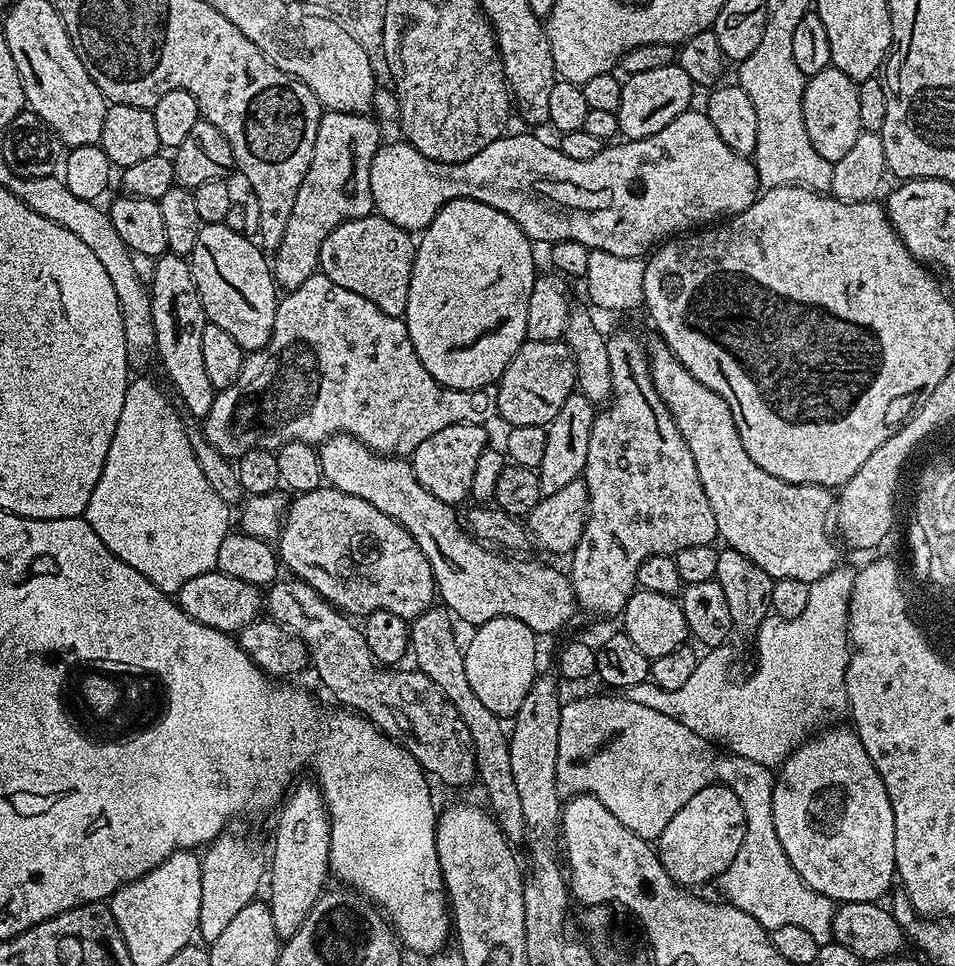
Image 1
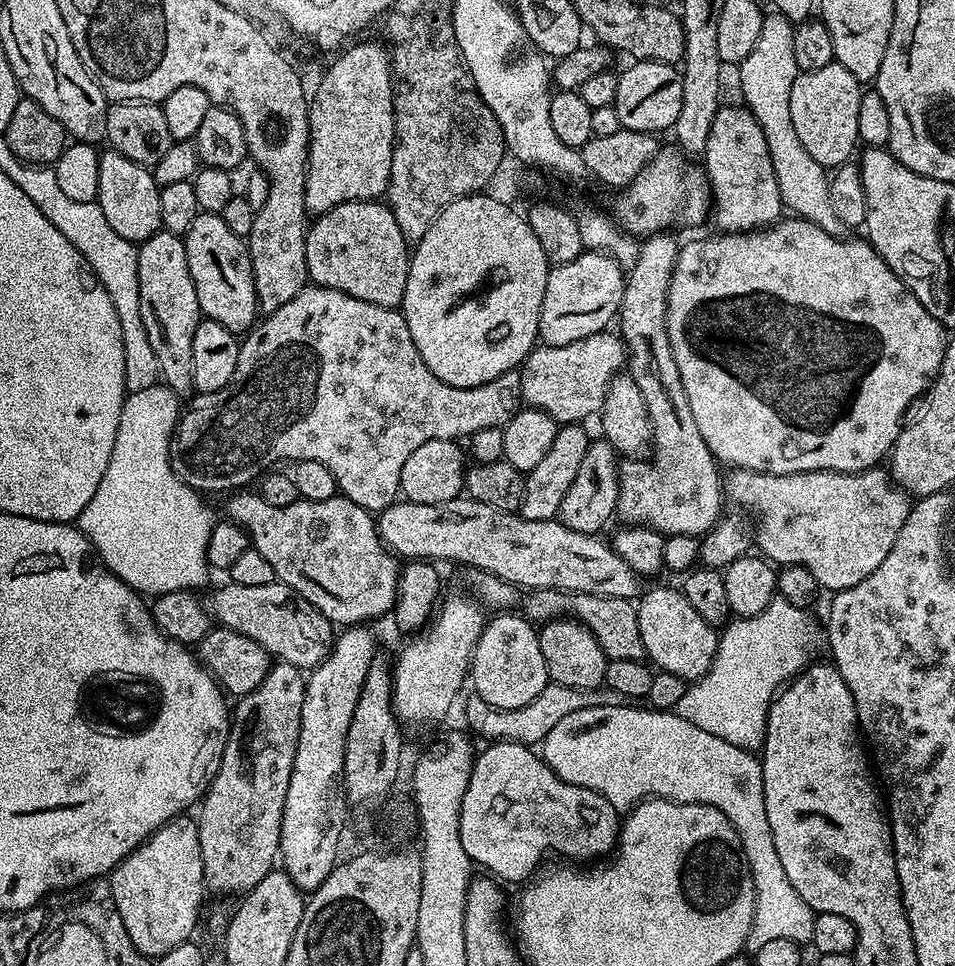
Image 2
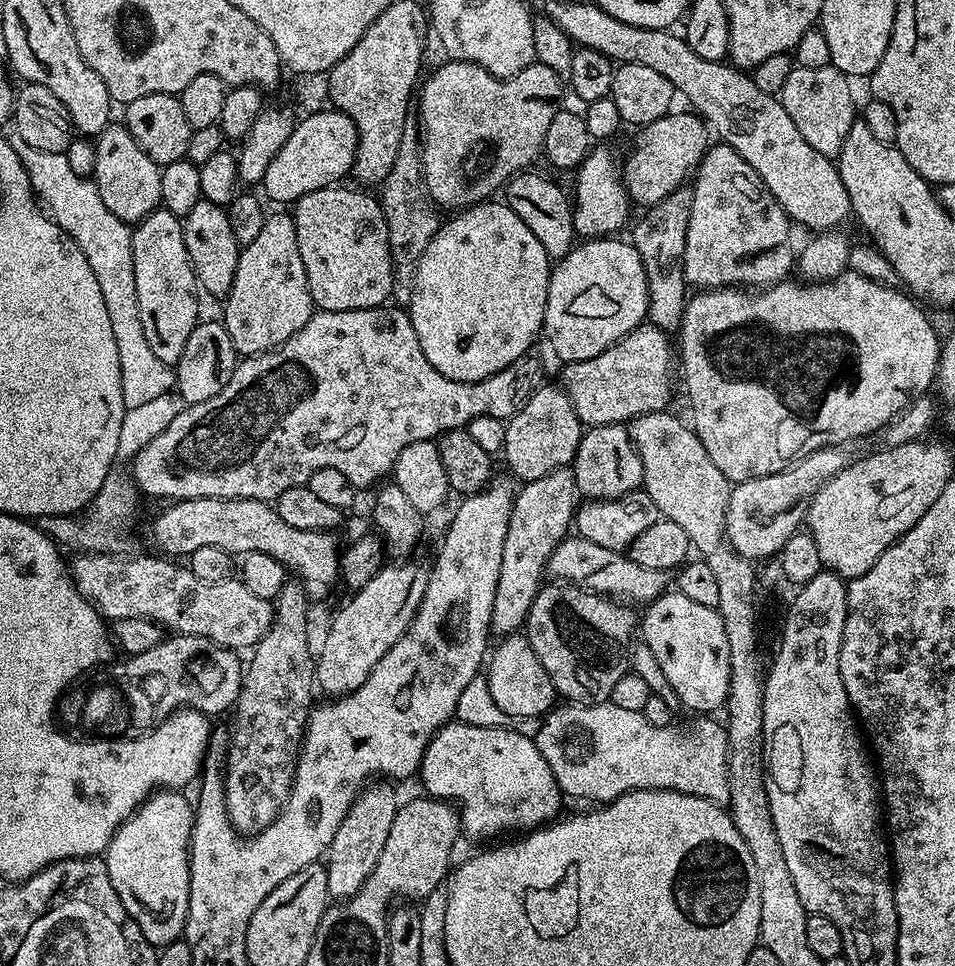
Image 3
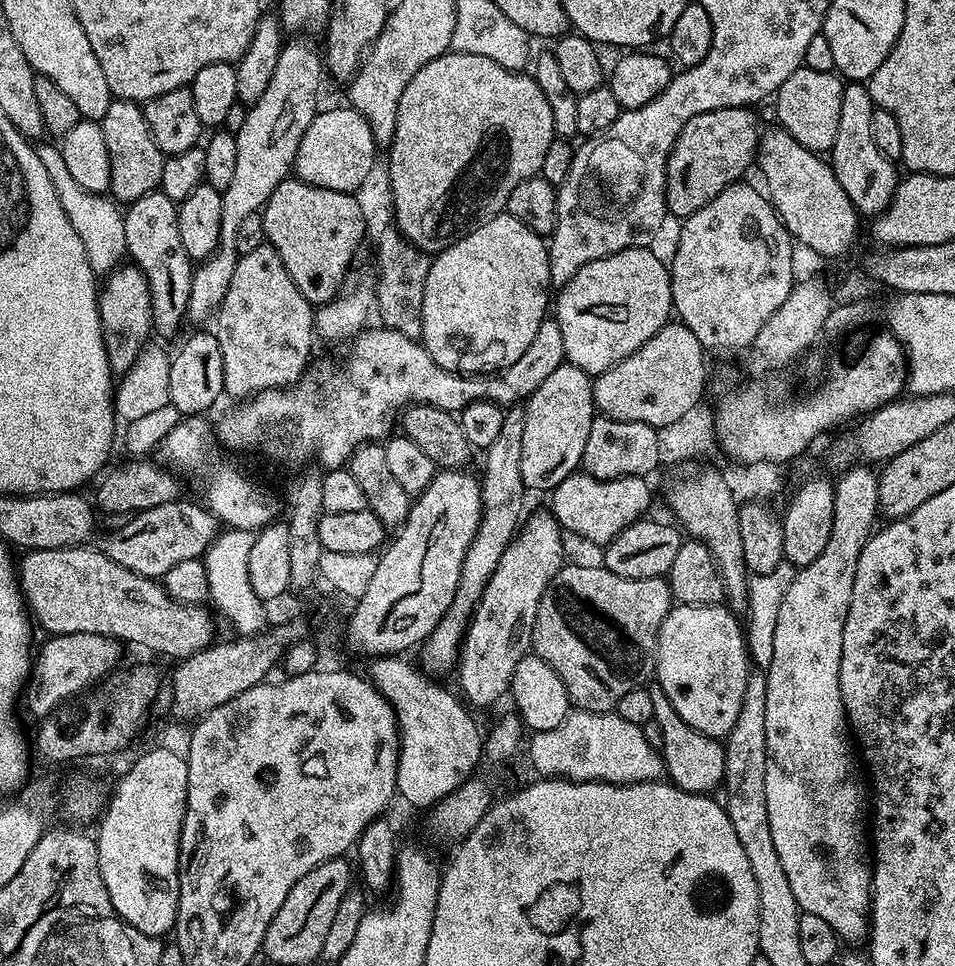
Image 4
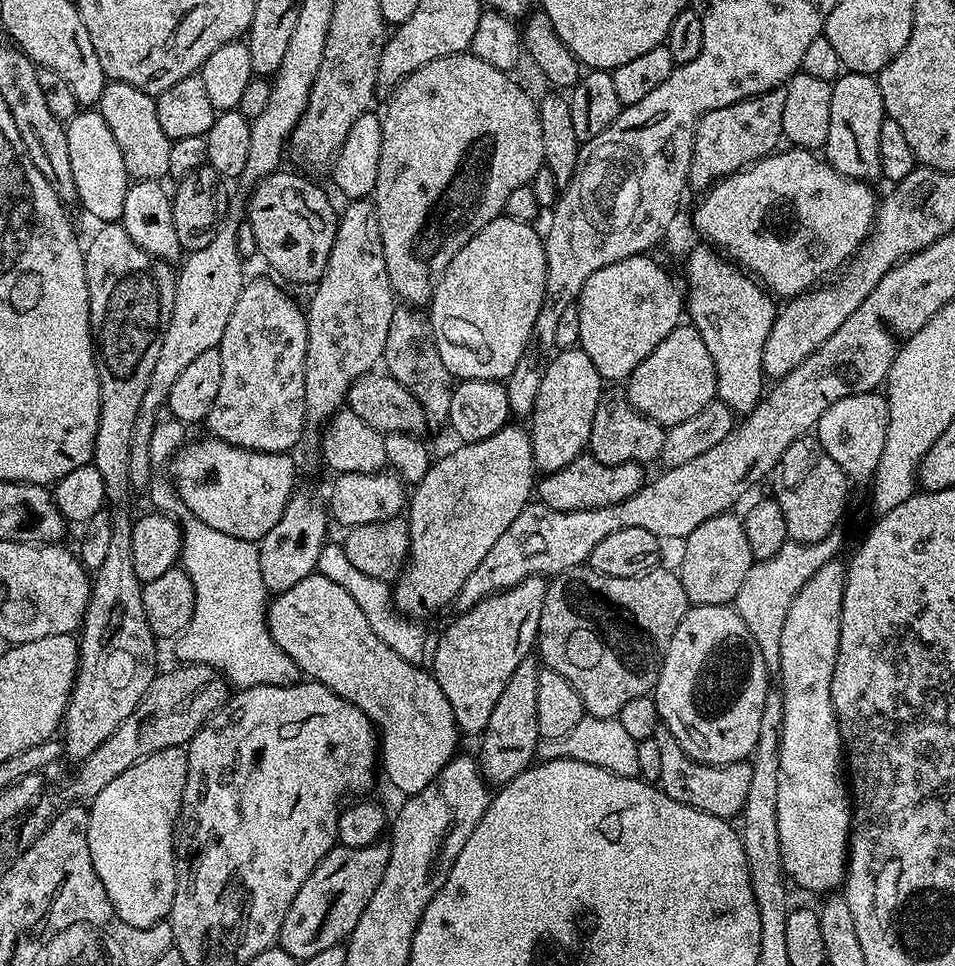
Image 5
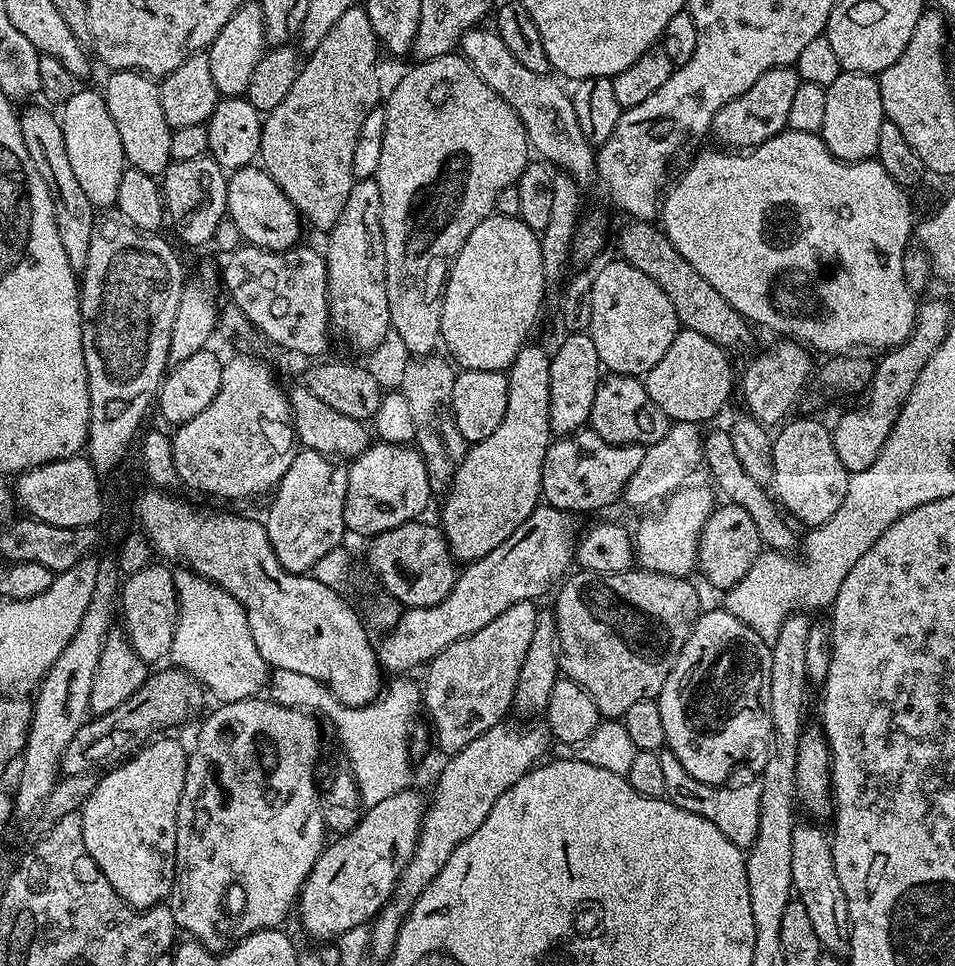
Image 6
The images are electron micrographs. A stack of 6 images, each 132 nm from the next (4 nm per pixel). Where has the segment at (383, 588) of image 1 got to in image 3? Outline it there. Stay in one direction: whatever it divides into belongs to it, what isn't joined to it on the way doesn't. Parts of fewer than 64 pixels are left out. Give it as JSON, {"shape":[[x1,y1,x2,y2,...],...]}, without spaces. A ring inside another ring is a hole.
{"shape":[[194,498,193,500,178,500,167,505,165,512,160,512,152,520,152,529,148,536,157,553,168,558,187,558,192,555,198,546,218,546,222,550,233,554,246,552,261,552,270,554,270,558,278,558,282,566,289,573,298,575,299,583,303,584,304,592,313,601,320,600,332,592,332,587,340,580,340,559,342,557,341,545,336,545,335,535,332,532,319,532,318,530,294,530,294,526,282,522,278,518,275,507,266,500,251,500,250,498,238,498,227,500,226,498]]}

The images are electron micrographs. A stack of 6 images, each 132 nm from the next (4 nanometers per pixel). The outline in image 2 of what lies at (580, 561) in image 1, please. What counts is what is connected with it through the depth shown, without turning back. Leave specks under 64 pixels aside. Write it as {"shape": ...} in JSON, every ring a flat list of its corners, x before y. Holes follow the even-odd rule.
{"shape":[[672,234,650,236,641,243,638,262,634,262,632,269,627,271,624,281,618,335,624,341,627,371,634,378,638,390,642,390,649,409,655,410,655,427,668,428,672,424,672,440,660,435,655,437,656,461,653,464,643,464,640,458,632,458,624,462,628,464,619,465,620,493,615,515,624,519,621,521,625,525,653,528,665,538,678,534,703,538,722,516,722,468,710,446,706,446,706,438,698,434,698,422,694,422,694,414,690,414,690,402,670,346,666,302,678,240,668,235],[671,468,672,480,664,480,664,475]]}

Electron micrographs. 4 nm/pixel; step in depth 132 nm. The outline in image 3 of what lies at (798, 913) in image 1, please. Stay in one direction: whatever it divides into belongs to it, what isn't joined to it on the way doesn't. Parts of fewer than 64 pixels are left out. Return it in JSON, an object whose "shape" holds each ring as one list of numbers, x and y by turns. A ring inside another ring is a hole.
{"shape":[[610,702,602,704,573,704,565,703,561,706,553,707,552,711,540,721,540,729,535,736,536,745,542,754,542,758,546,758,546,762,550,762,550,770,554,770,554,778,558,782,561,793,565,797,577,796,580,800,596,800,592,802,611,802,624,796,628,792,637,792,638,790,646,790,647,788,665,788,671,792,681,792,682,794,690,794,698,798,706,798,717,802,727,801,728,798,728,730,723,723,720,724,716,718,696,718,692,725,683,732,677,726,653,726,650,722,646,722,643,712,635,712,634,710,622,710,619,706,614,706]]}

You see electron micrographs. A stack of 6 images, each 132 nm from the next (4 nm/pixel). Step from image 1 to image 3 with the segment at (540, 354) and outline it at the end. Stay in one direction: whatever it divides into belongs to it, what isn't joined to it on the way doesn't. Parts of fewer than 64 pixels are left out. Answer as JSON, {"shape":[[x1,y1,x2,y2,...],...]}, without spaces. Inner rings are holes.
{"shape":[[647,322,594,358,564,364,562,387,581,425,624,424,642,414,662,412,672,400,674,344,669,333]]}

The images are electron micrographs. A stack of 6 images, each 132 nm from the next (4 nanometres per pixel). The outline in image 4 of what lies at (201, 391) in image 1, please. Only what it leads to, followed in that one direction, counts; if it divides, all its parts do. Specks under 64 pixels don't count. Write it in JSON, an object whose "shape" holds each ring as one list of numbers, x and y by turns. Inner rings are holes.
{"shape":[[154,191,127,205,124,212,127,259,147,278,152,299,152,327,155,335,172,336,186,324,194,262,182,246,178,230,177,201]]}

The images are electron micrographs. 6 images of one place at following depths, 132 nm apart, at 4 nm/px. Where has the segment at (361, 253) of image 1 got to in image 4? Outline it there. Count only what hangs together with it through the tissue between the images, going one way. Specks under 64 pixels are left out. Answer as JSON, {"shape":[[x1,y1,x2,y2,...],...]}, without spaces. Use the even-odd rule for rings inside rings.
{"shape":[[289,178,277,186,274,194,270,194,270,198,264,203,262,215,264,239,278,250,294,286,302,290,302,294,313,306,319,306,334,299,343,285,345,276,353,267,352,259,355,258,360,243,366,240,362,211,358,208,355,195,351,192,322,189,300,179]]}

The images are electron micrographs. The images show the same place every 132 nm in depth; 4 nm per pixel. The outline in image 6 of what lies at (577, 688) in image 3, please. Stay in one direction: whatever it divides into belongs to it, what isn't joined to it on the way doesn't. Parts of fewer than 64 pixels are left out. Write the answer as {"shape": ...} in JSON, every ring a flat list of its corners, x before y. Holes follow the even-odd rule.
{"shape":[[580,570,577,573,577,576,569,575,559,585,560,593,554,607,560,670,567,679,590,694,601,717,623,718,634,702,659,697,690,630,700,616,700,596,691,584,693,581,681,576,663,576,643,570,606,573]]}

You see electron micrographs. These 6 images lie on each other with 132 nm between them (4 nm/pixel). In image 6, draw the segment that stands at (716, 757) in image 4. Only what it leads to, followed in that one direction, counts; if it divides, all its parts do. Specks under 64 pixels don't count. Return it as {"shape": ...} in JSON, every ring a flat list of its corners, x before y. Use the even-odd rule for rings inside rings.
{"shape":[[671,750,660,752,662,762,662,775,666,781,664,796,673,804,690,814,698,814,706,818,706,822,714,822,730,842,734,842,741,850,751,848,754,838,758,834,758,810,762,802,762,786,759,779,752,778,745,784,736,784,733,788,718,784,698,782,690,774,686,774,686,766,678,762,678,758]]}

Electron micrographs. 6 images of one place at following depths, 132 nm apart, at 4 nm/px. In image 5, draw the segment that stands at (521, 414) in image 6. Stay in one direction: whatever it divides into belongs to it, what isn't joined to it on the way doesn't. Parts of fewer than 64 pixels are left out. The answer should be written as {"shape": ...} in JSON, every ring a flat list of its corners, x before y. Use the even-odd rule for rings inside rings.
{"shape":[[505,426,485,440,473,444,464,442,444,457,433,459,426,475,415,485,406,508,410,546,408,558,400,575,395,577,392,602,397,612,409,618,424,618,439,608,451,605,462,590,466,578,474,574,474,566,490,554,490,546,506,534,506,526,518,518,518,514,530,502,534,492,534,465,532,462,532,437,520,428]]}

